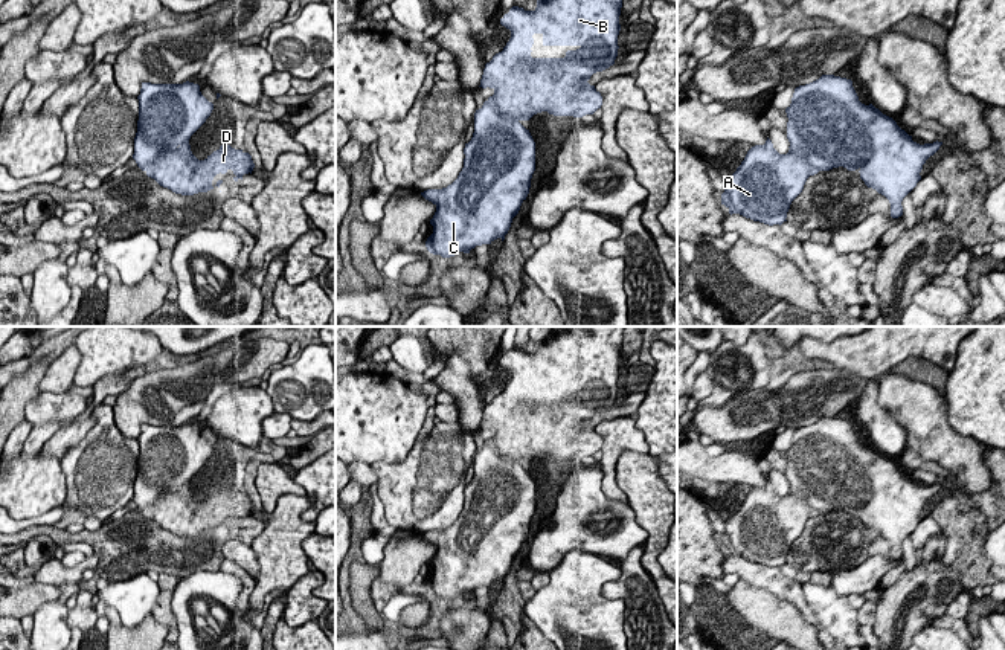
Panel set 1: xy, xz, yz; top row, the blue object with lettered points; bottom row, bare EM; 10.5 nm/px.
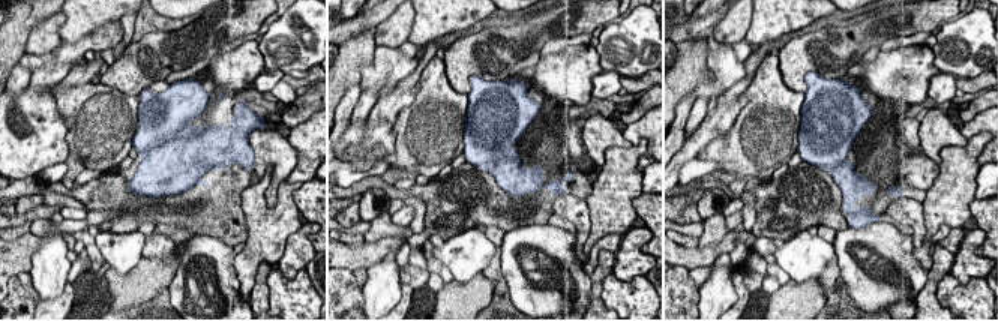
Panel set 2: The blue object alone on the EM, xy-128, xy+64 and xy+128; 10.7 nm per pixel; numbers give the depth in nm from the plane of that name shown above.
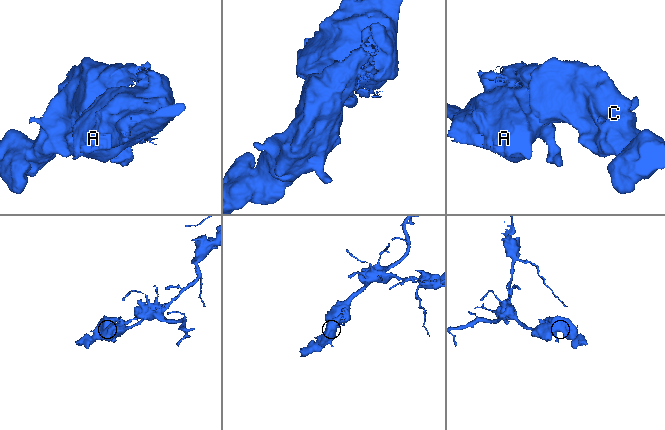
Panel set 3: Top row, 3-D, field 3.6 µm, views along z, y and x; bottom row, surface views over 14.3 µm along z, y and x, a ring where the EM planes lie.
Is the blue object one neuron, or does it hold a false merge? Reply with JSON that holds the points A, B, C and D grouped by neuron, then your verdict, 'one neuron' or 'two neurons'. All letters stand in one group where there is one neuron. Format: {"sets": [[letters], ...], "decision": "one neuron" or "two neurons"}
{"sets": [["A", "B", "D"], ["C"]], "decision": "two neurons"}

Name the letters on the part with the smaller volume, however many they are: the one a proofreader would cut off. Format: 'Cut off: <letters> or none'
Cut off: C

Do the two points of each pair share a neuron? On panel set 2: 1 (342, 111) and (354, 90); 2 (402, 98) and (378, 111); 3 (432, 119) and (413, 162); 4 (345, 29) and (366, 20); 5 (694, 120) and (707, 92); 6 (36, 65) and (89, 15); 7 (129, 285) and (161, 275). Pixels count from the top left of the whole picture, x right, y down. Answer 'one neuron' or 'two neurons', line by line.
1: one neuron
2: one neuron
3: one neuron
4: one neuron
5: two neurons
6: two neurons
7: one neuron

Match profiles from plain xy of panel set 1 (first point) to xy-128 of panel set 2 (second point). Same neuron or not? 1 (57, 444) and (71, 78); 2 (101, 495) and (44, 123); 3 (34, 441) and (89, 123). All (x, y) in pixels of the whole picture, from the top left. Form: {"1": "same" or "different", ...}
{"1": "same", "2": "different", "3": "different"}

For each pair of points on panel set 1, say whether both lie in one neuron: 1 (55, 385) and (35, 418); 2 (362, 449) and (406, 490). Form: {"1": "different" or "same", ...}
{"1": "different", "2": "different"}

